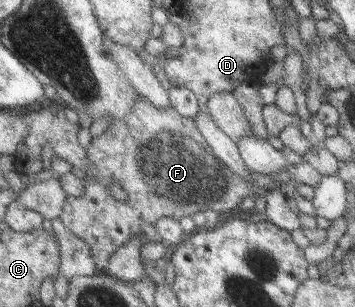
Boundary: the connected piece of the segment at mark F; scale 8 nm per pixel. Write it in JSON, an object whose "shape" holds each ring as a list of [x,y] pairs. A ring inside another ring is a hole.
{"shape":[[[139,94],[136,106],[129,115],[123,120],[113,121],[105,132],[90,141],[87,146],[87,159],[94,174],[85,175],[85,193],[82,197],[69,196],[59,219],[74,235],[79,235],[79,238],[87,242],[100,273],[109,265],[109,259],[135,235],[139,235],[141,239],[147,239],[147,242],[164,242],[161,234],[157,232],[157,221],[163,217],[180,221],[185,216],[193,216],[207,209],[232,215],[236,211],[241,211],[243,198],[247,196],[252,198],[253,194],[257,197],[261,190],[269,191],[271,184],[288,183],[291,180],[296,184],[305,184],[314,188],[322,178],[305,162],[289,165],[276,174],[250,172],[250,178],[239,176],[212,154],[208,141],[197,128],[197,122],[193,118],[177,113],[172,107],[156,108]],[[111,182],[121,184],[121,188],[127,192],[129,199],[125,201],[117,199],[113,192],[109,191]]]}

